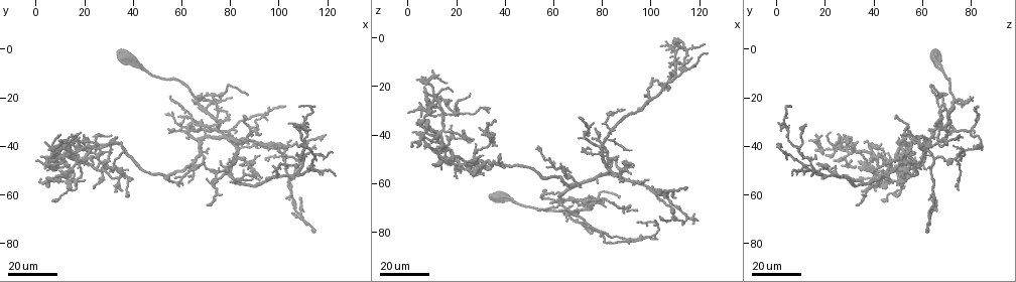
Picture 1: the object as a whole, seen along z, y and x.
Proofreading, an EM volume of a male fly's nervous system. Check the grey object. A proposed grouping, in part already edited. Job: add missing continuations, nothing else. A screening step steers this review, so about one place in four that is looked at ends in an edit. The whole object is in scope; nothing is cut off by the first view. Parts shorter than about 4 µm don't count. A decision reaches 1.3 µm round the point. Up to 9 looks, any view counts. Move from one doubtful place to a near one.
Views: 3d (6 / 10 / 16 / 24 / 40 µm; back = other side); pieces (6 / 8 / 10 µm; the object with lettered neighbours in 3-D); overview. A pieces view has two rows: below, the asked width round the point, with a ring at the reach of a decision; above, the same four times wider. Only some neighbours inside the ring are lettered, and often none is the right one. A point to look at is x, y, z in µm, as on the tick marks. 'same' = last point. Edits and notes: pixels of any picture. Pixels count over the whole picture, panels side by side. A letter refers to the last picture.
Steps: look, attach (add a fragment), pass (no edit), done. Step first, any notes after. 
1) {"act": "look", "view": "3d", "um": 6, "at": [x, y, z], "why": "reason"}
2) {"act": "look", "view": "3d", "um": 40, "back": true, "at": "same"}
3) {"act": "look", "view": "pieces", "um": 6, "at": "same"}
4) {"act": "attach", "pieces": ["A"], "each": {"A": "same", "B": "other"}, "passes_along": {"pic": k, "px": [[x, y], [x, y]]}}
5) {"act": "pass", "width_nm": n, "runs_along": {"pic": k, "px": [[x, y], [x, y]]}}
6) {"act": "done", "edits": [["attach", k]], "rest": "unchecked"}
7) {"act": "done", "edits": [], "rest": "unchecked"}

{"act": "look", "view": "3d", "um": 24, "at": [72, 51, 46], "why": "free end"}

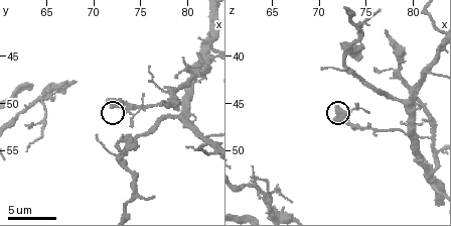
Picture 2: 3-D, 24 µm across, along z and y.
{"act": "look", "view": "3d", "um": 6, "at": [71.8, 50.4, 45.2]}

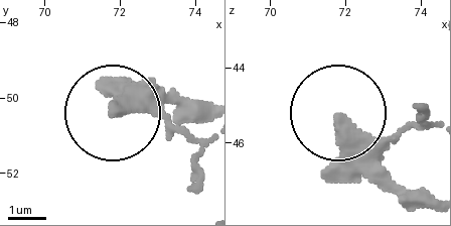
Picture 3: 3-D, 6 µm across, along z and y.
{"act": "look", "view": "pieces", "um": 6, "at": [71.80, 50.30, 45.40]}

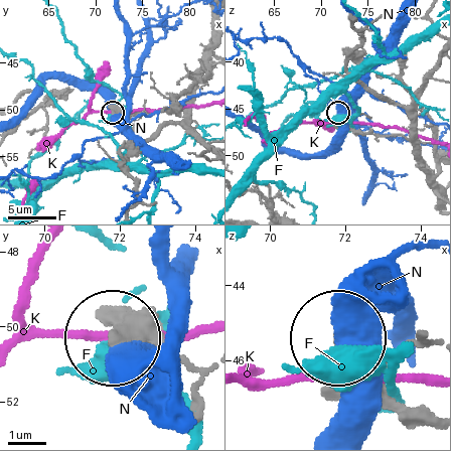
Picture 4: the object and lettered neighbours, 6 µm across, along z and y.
{"act": "pass", "width_nm": 370, "each": {"F": "other", "K": "other", "N": "other"}, "found": "no lettered fragment goes on from it"}

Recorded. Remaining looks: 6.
{"act": "look", "view": "3d", "um": 24, "at": [71, 64, 32]}

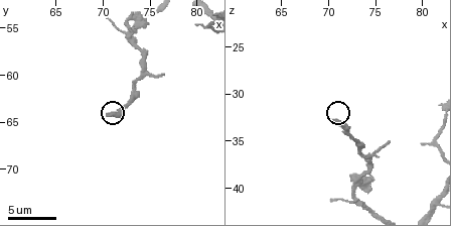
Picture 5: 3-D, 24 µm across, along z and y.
{"act": "look", "view": "pieces", "um": 6, "at": [70.4, 64.2, 33.0]}

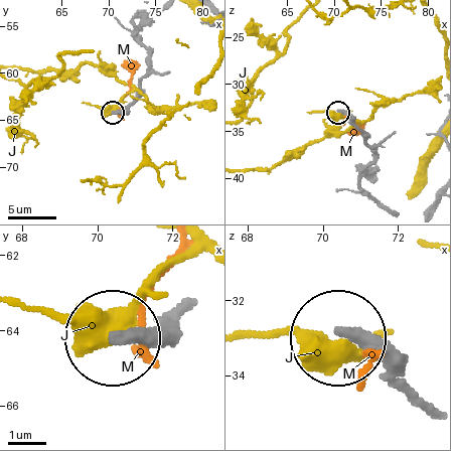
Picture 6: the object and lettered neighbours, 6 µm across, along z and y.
{"act": "pass", "each": {"J": "other", "M": "other"}, "runs_along": {"pic": 6, "px": [[170, 311], [116, 336]]}, "found": "none of them fits"}

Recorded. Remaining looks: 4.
{"act": "look", "view": "pieces", "um": 8, "at": [77.2, 50.2, 37.6], "why": "free end"}

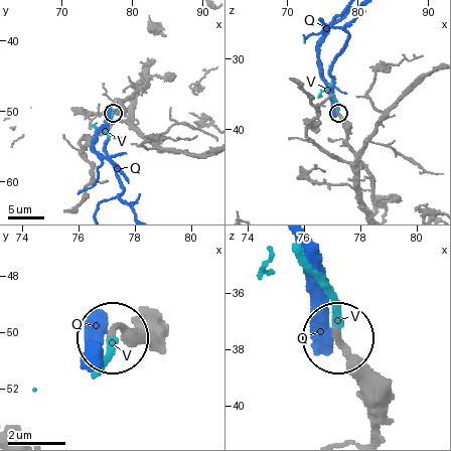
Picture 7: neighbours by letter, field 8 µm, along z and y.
{"act": "attach", "pieces": ["V"], "each": {"Q": "other", "V": "same"}, "passes_along": {"pic": 7, "px": [[142, 325], [113, 332], [94, 366]]}, "found": "the neuron continues"}

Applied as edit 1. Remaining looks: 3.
{"act": "look", "view": "overview"}

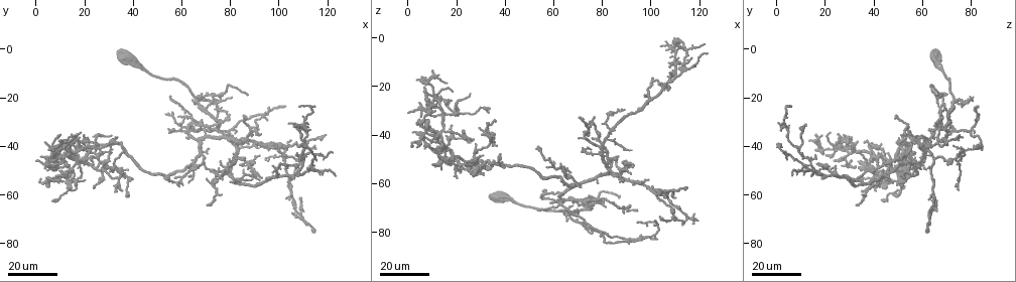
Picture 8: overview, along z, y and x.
{"act": "look", "view": "3d", "um": 16, "at": [12, 52, 27], "why": "free end"}

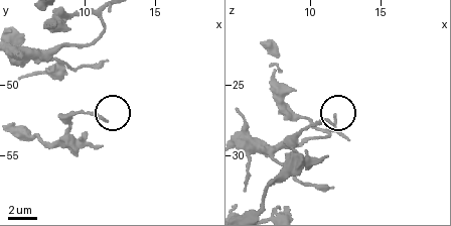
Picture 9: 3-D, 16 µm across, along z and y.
{"act": "look", "view": "pieces", "um": 8, "at": [11.4, 52.6, 27.8], "why": "see the neighbours"}

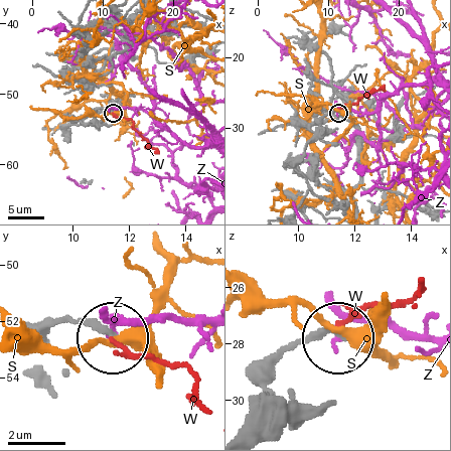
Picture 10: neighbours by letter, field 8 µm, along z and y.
{"act": "pass", "each": {"S": "other", "W": "other", "Z": "other"}, "runs_along": {"pic": 10, "px": [[331, 200], [315, 193], [295, 164], [322, 120], [338, 112]]}, "found": "none of them fits"}

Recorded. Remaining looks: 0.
{"act": "done", "edits": [["attach", 7]], "rest": "unchecked"}

